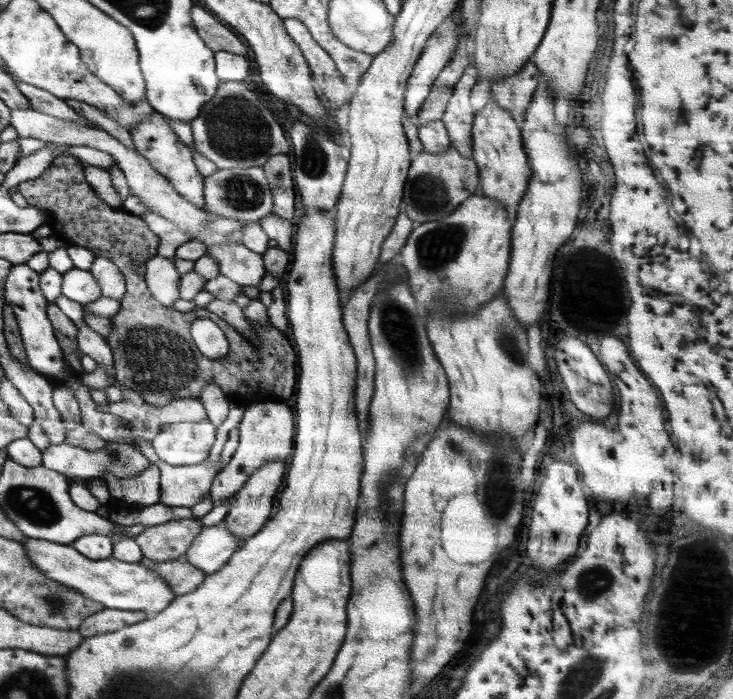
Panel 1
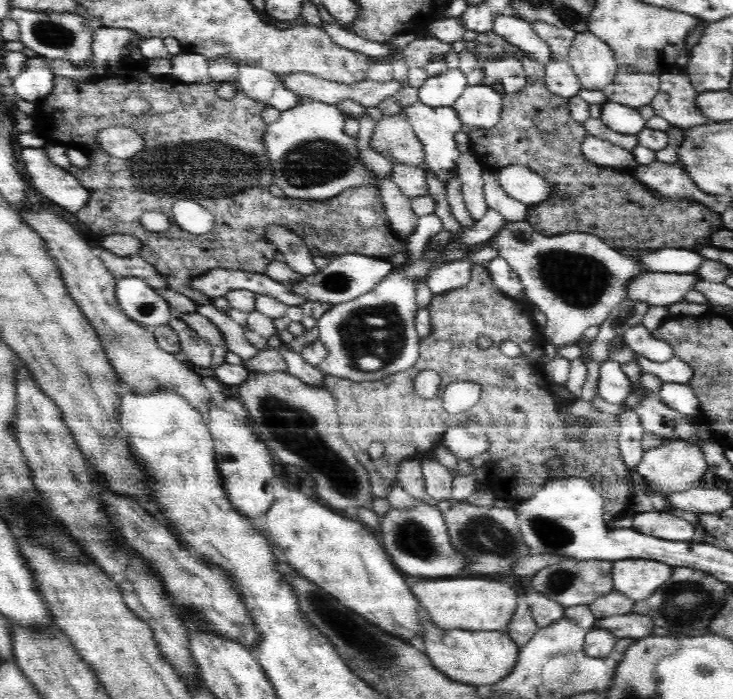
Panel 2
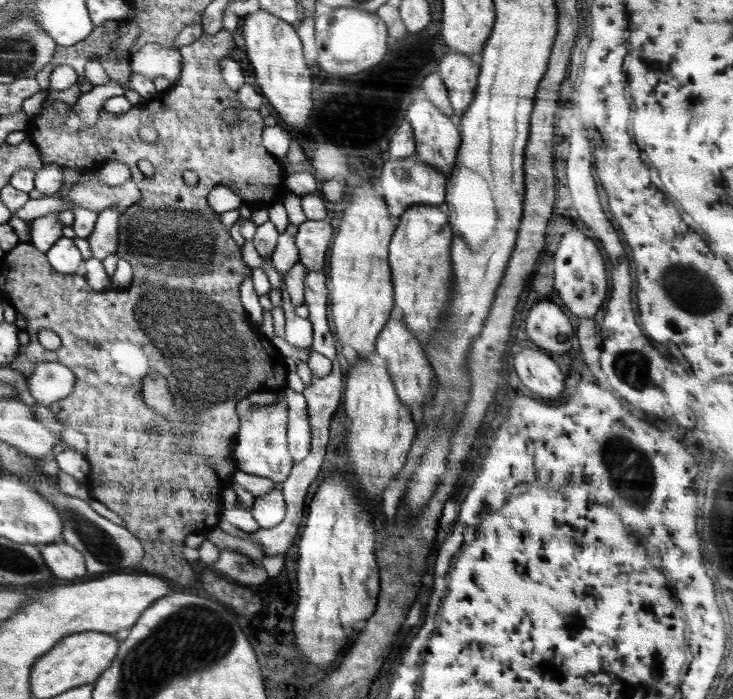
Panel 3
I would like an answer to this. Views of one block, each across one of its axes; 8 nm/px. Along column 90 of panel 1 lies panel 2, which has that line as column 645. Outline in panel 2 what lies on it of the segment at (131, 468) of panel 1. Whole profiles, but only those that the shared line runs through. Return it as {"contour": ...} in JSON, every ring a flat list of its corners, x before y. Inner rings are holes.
{"contour":[[680,438,668,439,654,448,645,450,636,471,658,493,685,491,700,487,702,478,708,470,708,462,700,447,700,444,686,442]]}

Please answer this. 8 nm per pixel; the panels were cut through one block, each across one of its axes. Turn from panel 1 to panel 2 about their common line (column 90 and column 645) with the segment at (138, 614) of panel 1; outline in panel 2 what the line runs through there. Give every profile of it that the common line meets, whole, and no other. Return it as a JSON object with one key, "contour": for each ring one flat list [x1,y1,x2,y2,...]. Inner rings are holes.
{"contour":[[629,613,601,619,596,622,594,628,606,628,606,630,612,631,617,639,641,639,652,635,655,625,652,618]]}

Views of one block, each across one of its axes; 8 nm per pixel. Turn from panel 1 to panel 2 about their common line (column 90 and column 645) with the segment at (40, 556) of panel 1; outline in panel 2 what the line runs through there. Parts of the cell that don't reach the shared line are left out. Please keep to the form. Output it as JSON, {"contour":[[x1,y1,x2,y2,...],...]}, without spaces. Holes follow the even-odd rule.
{"contour":[[623,559,613,562,613,576,614,591,638,601,654,595,673,576,673,568,656,560]]}

